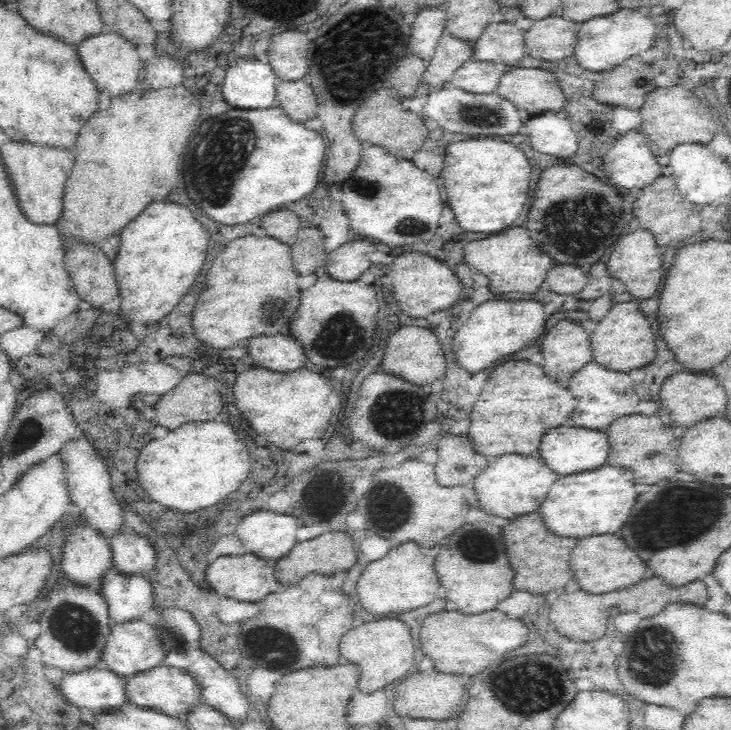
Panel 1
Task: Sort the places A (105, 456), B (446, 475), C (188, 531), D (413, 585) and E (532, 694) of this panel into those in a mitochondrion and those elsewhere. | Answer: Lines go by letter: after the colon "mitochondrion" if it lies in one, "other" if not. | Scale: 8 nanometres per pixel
A: other
B: other
C: other
D: other
E: mitochondrion

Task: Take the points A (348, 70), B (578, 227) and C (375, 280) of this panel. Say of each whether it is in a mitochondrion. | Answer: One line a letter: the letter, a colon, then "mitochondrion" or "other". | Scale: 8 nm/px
A: mitochondrion
B: mitochondrion
C: other

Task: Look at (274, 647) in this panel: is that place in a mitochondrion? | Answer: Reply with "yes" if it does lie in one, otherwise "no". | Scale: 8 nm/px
yes

